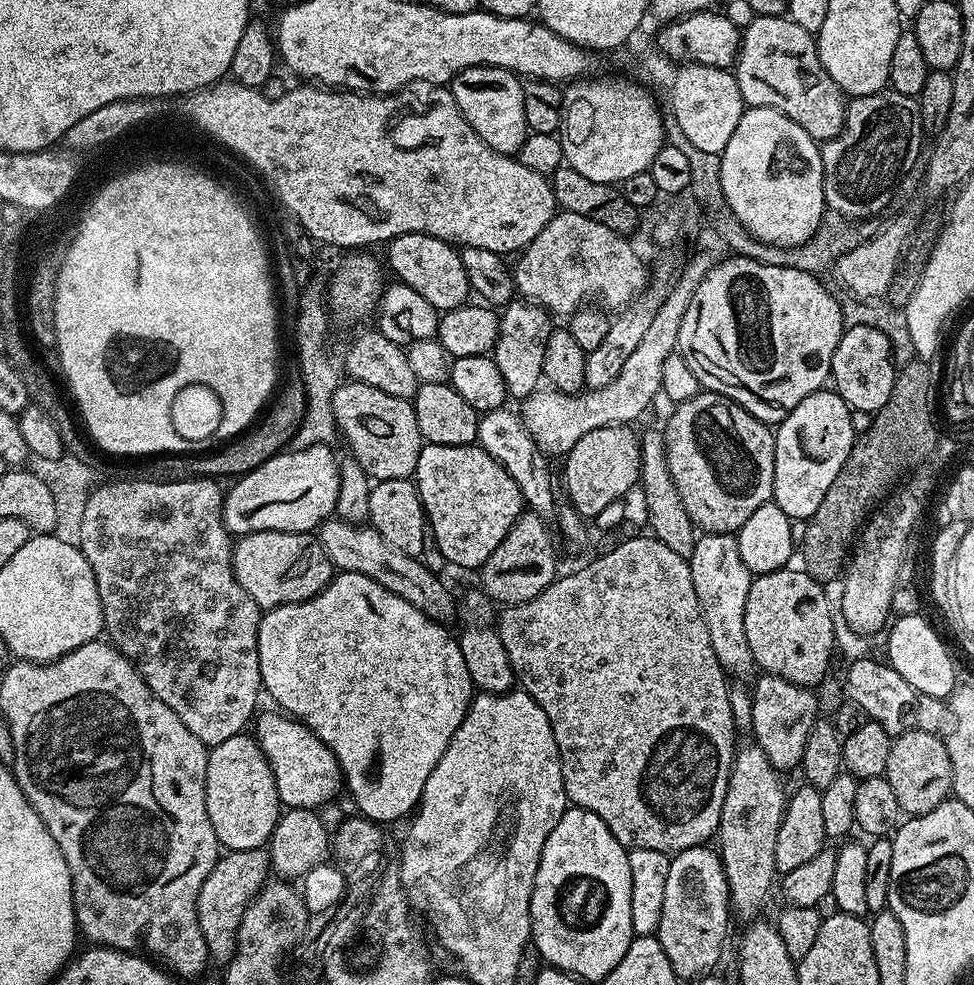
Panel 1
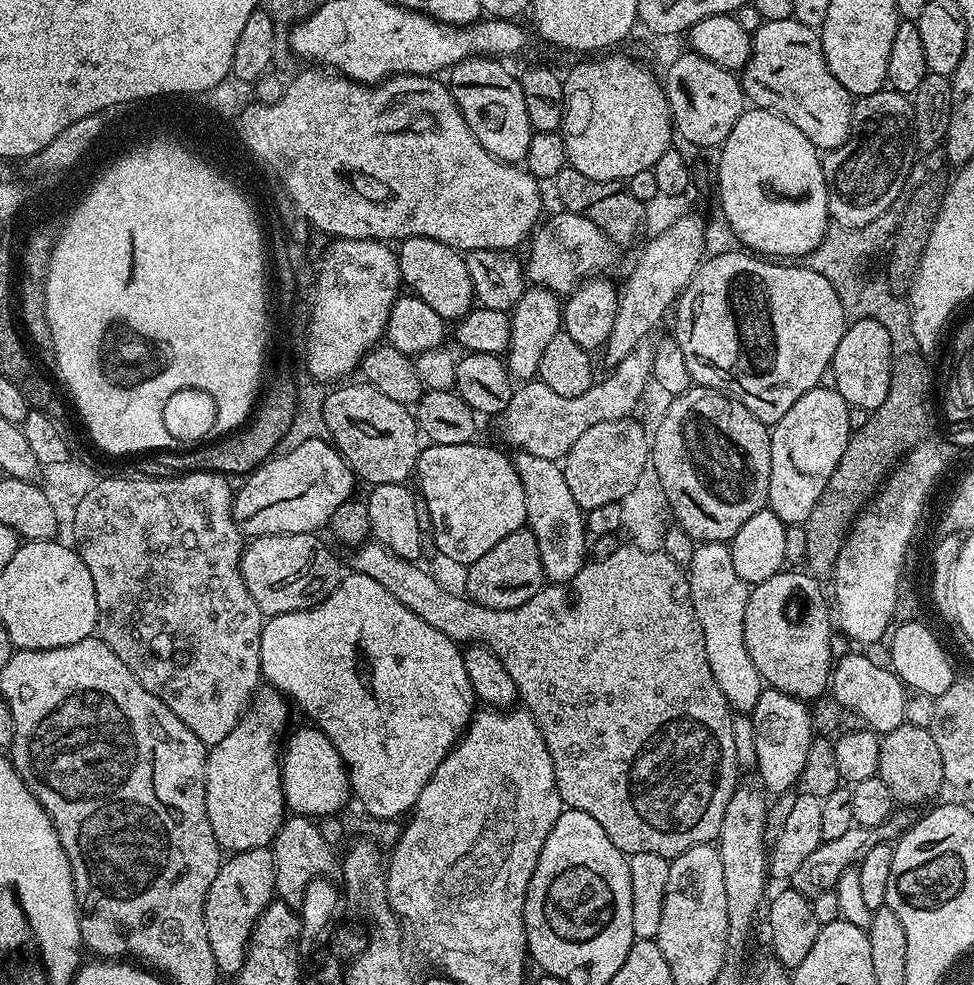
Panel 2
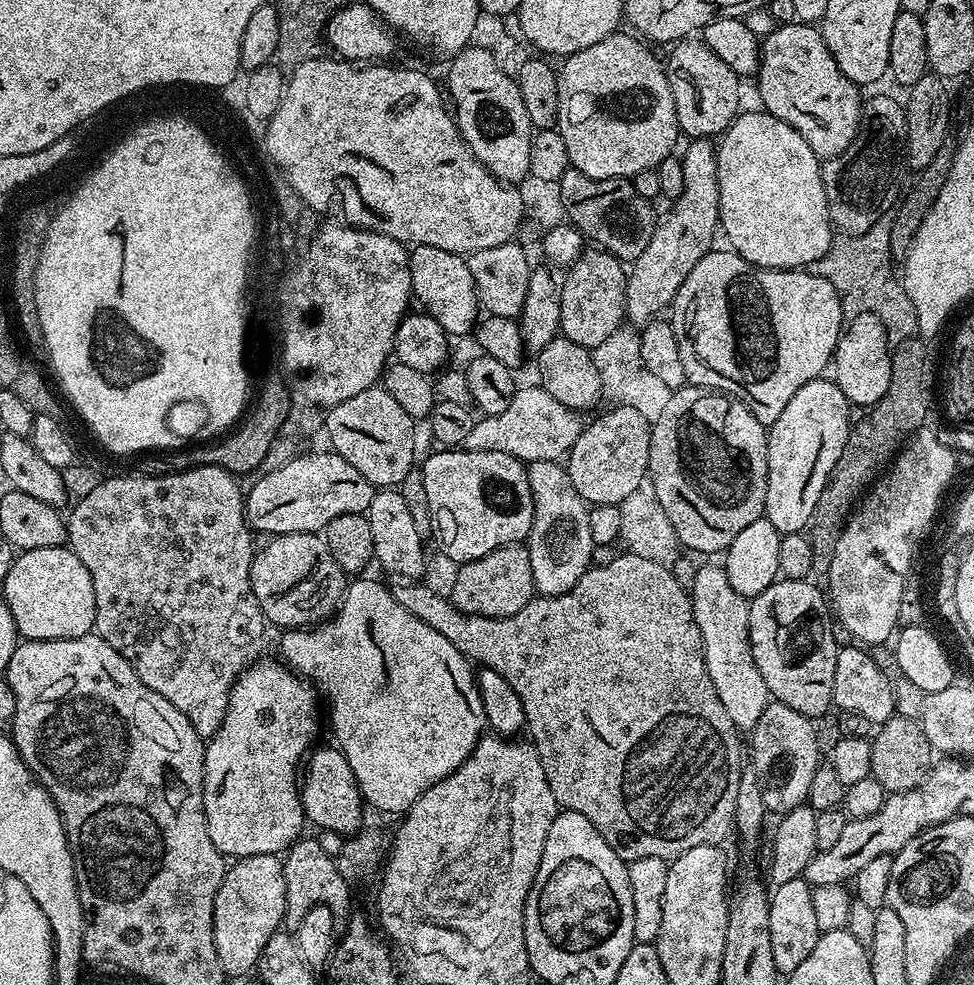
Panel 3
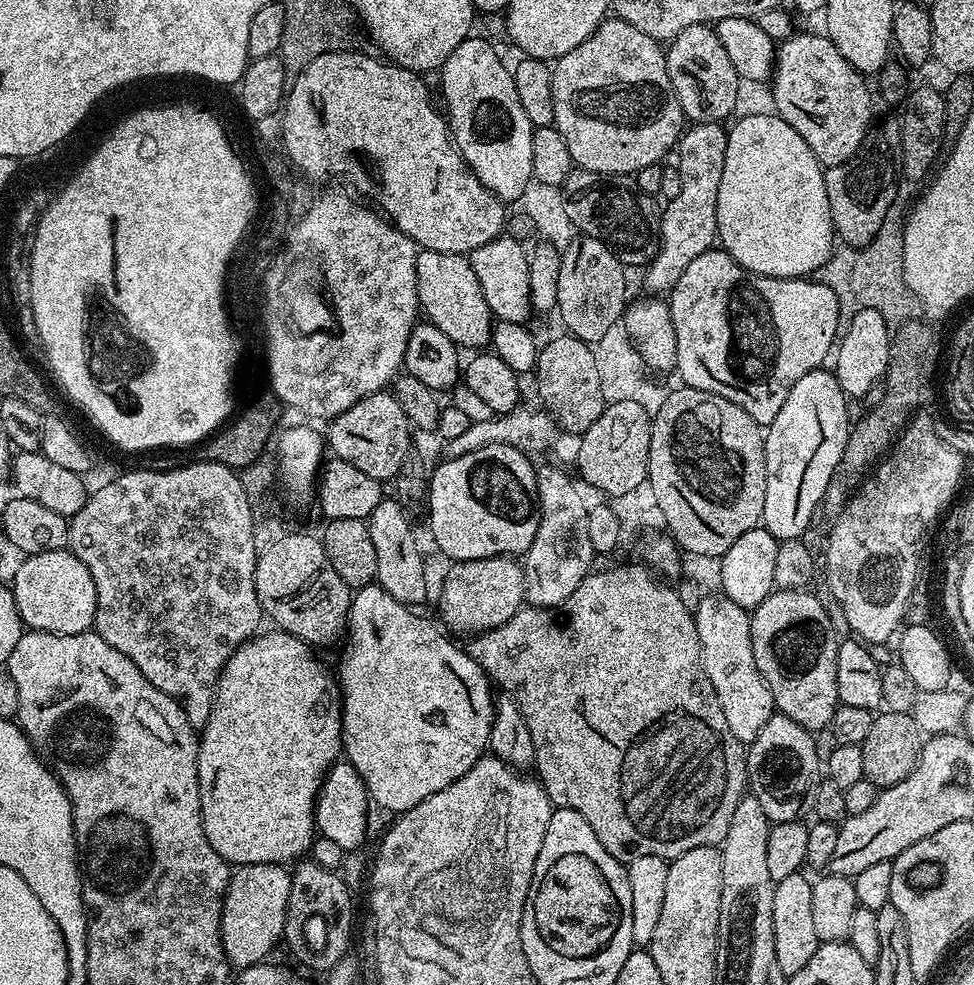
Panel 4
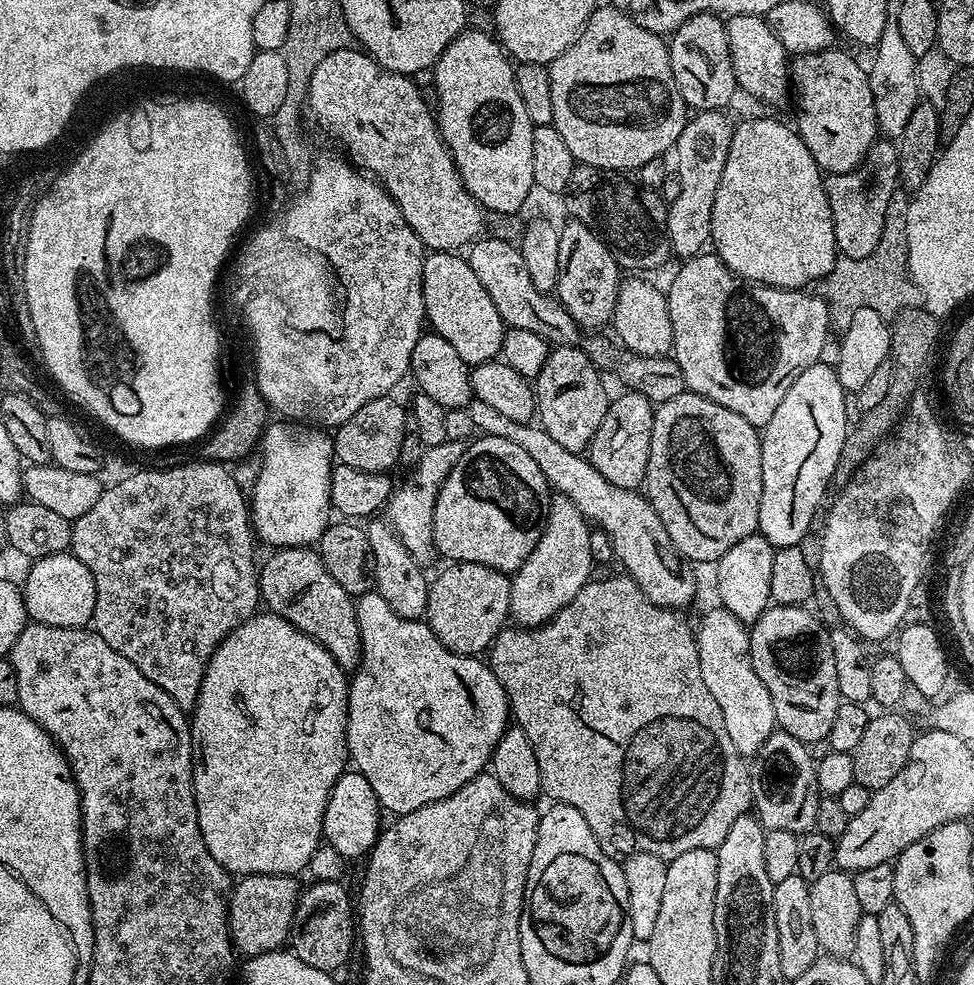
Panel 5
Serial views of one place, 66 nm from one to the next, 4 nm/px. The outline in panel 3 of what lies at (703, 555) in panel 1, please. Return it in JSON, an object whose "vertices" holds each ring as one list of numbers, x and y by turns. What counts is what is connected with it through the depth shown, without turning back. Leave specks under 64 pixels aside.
{"vertices":[[712,564,697,570,690,583,690,595,694,622,698,622,698,630,702,634,704,661,710,682,714,682,714,690,718,690,718,698,722,698,722,706,726,714,730,714,734,727,751,730,766,710,770,697,766,682,762,682,762,674,758,674,750,646,749,601,738,594,734,586,730,586,730,578,726,578,723,567,716,565,715,568]]}

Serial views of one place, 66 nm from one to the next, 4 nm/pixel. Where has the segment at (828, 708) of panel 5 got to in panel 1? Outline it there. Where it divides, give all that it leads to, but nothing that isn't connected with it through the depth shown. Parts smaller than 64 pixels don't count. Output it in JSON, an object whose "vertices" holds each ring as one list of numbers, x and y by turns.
{"vertices":[[789,566,787,568,780,568,777,572,771,572,770,574,762,574,756,576,753,579,750,586,750,594,746,598,746,642,750,646,750,654,752,655,755,667,759,669,761,673,768,673,770,675,776,675,778,678,786,679,790,683,799,684,801,687,811,689,814,685,823,678,828,672,828,663,832,660,832,647,836,644,836,624,832,621,832,612,834,616,834,608,828,605,828,596,824,593,825,585,819,580,815,580,813,576,809,576,807,572,803,570,797,570,795,567]]}

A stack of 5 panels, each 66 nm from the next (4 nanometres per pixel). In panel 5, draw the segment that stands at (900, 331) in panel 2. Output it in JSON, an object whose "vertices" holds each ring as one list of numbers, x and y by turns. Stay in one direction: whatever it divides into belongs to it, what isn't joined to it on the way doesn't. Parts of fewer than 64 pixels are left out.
{"vertices":[[898,190,890,198,890,206,886,206,886,222,882,230,882,238,878,246,874,246,874,254,866,258,846,258,840,256,828,275,822,281,822,295,828,301,828,323,837,333,843,334,850,326,850,318,854,318,854,310,869,308,878,310,886,318,895,318,904,308,919,308,924,303,918,286,908,275,908,239,906,238,906,210,908,209,909,193]]}

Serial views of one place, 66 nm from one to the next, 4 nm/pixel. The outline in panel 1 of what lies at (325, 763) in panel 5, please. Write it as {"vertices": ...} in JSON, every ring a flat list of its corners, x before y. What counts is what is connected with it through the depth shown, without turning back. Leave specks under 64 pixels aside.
{"vertices":[[241,734,234,738,226,738,226,742,209,751,206,766,206,814,210,814,210,826,214,826,214,834,225,849,248,852,252,848,265,847,272,836,274,826,280,821,281,811,282,805,278,798,272,768,262,754,255,735]]}

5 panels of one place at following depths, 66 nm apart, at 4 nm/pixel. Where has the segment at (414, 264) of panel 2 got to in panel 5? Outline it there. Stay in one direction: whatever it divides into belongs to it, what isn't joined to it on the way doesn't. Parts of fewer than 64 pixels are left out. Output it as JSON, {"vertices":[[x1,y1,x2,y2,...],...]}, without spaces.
{"vertices":[[429,251,422,266,422,298,424,315,431,331,437,332,454,350,458,358,470,366,484,364,500,356,506,331,504,319,498,314,490,294,470,270,467,259,456,252]]}

